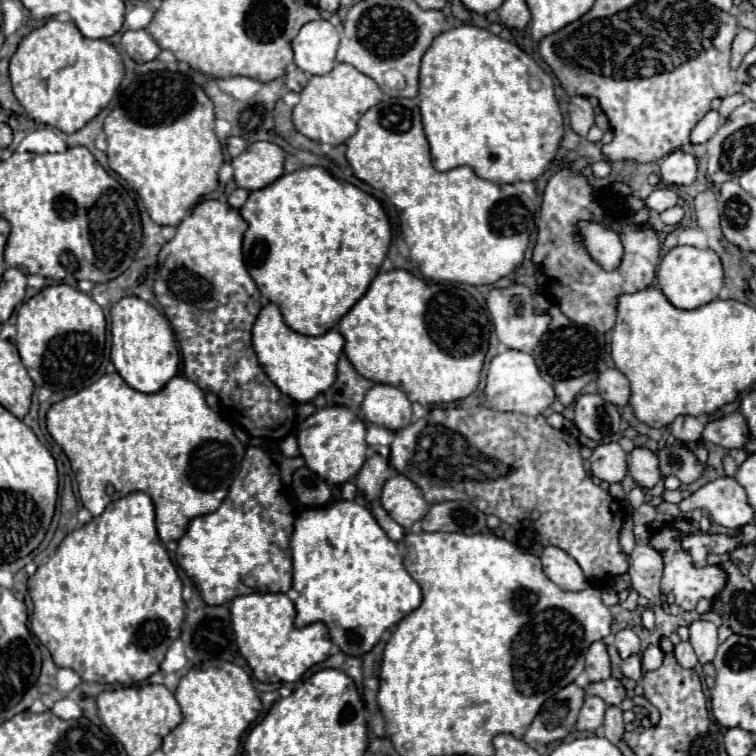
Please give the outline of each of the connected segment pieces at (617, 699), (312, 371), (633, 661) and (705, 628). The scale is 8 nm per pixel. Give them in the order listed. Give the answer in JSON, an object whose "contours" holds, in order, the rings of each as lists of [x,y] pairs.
{"contours":[[[[610,677],[600,683],[590,683],[586,687],[586,695],[596,695],[596,697],[604,699],[608,705],[620,705],[622,699],[626,697],[626,691],[618,679]]],[[[266,303],[256,317],[256,325],[252,327],[252,347],[256,349],[264,373],[268,373],[278,389],[298,403],[308,403],[334,383],[344,337],[336,329],[330,329],[320,337],[296,333],[284,323],[284,317],[280,321],[280,307],[276,303]]],[[[632,655],[628,659],[622,661],[622,673],[624,677],[630,677],[634,681],[638,681],[642,677],[642,663],[640,663],[640,655]]],[[[704,619],[692,621],[690,623],[690,645],[694,647],[698,661],[704,665],[714,659],[716,649],[718,649],[718,635],[716,635],[716,625]]]]}

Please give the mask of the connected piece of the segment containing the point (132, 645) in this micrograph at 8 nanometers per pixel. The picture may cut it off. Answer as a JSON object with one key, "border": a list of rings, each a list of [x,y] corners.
{"border":[[[134,491],[128,493],[126,497],[120,497],[116,501],[112,501],[102,515],[94,517],[90,523],[86,523],[84,527],[68,533],[64,537],[64,541],[60,543],[60,547],[56,549],[56,553],[36,569],[36,573],[30,577],[28,581],[28,593],[32,597],[34,603],[34,613],[30,619],[30,629],[32,633],[40,639],[40,643],[50,651],[54,663],[58,667],[68,667],[72,671],[76,671],[82,681],[88,683],[120,683],[120,685],[132,685],[132,683],[140,683],[144,679],[148,679],[150,675],[154,675],[160,669],[160,663],[168,651],[168,647],[180,637],[180,627],[184,621],[184,599],[182,599],[182,583],[178,579],[178,573],[156,533],[156,523],[154,523],[154,505],[152,499],[142,493],[142,491]]]}

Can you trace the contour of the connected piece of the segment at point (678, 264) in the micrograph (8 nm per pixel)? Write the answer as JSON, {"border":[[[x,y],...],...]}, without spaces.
{"border":[[[706,235],[706,247],[704,249],[696,249],[696,247],[674,247],[674,249],[670,249],[660,263],[656,277],[658,277],[660,289],[666,295],[666,299],[678,309],[698,309],[698,307],[702,307],[714,299],[722,299],[720,291],[726,289],[722,261],[718,259],[718,255],[714,251],[710,251],[708,235]]]}

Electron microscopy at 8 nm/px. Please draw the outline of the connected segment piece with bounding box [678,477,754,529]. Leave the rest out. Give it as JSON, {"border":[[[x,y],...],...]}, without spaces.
{"border":[[[720,477],[700,487],[678,507],[682,513],[702,509],[714,523],[728,529],[738,529],[754,519],[754,509],[748,505],[746,491],[734,477]]]}

